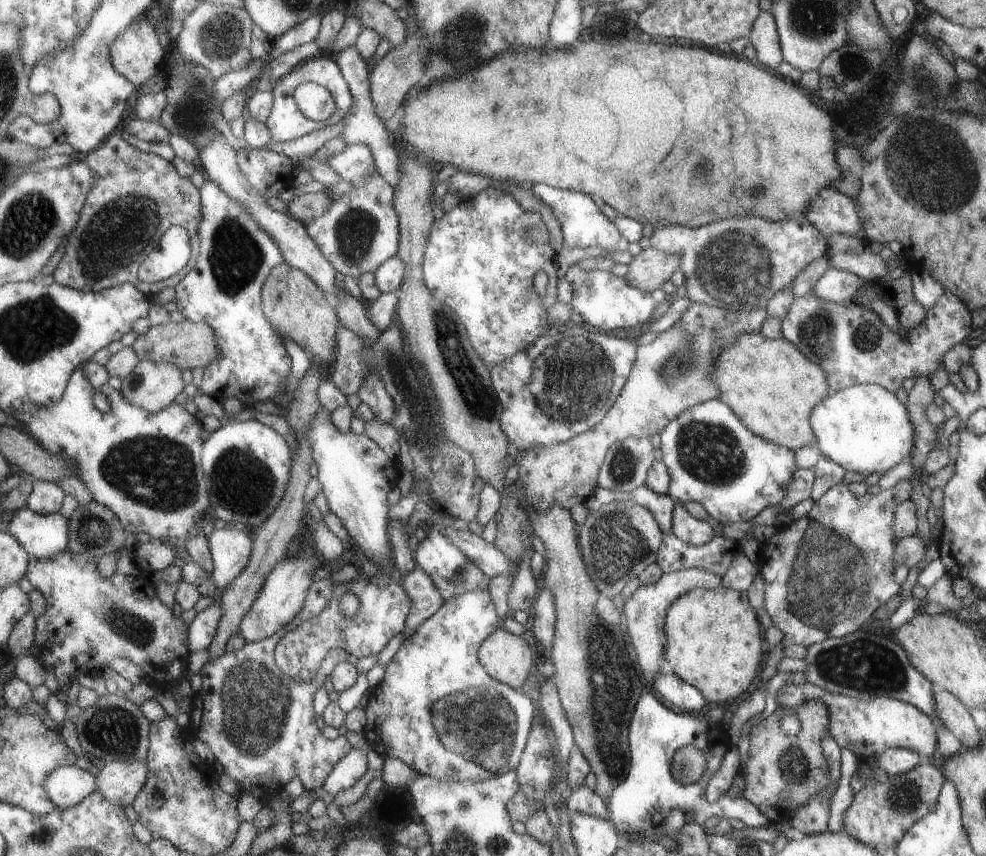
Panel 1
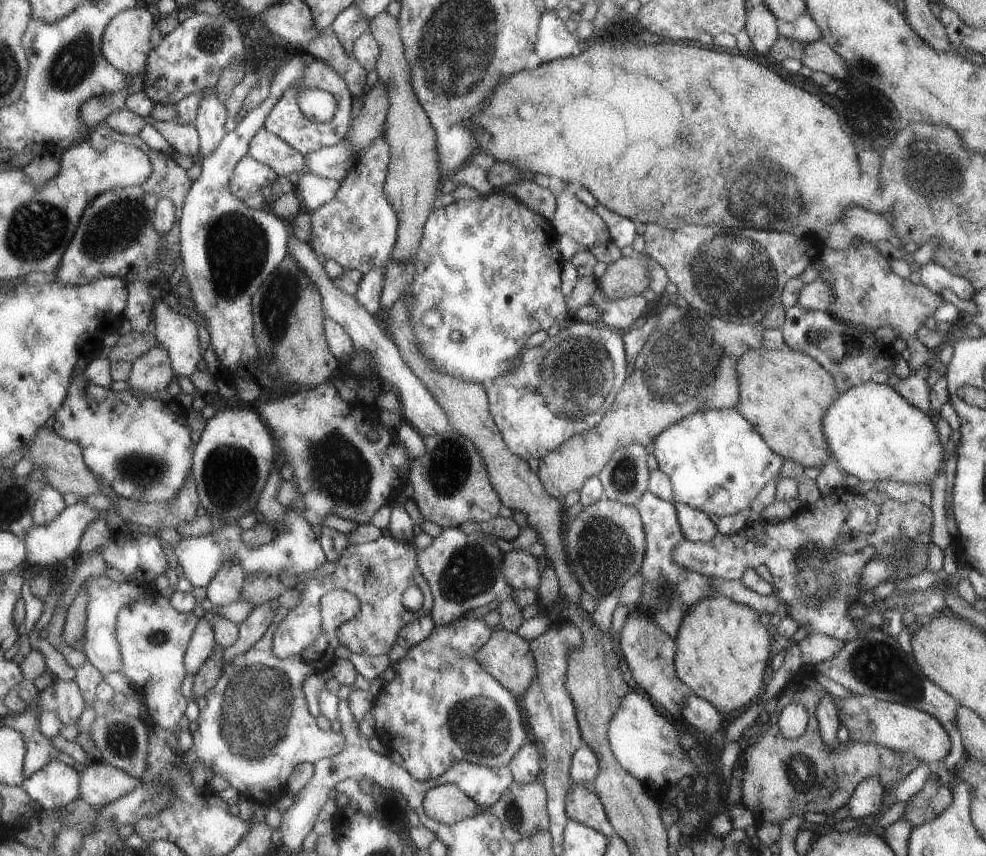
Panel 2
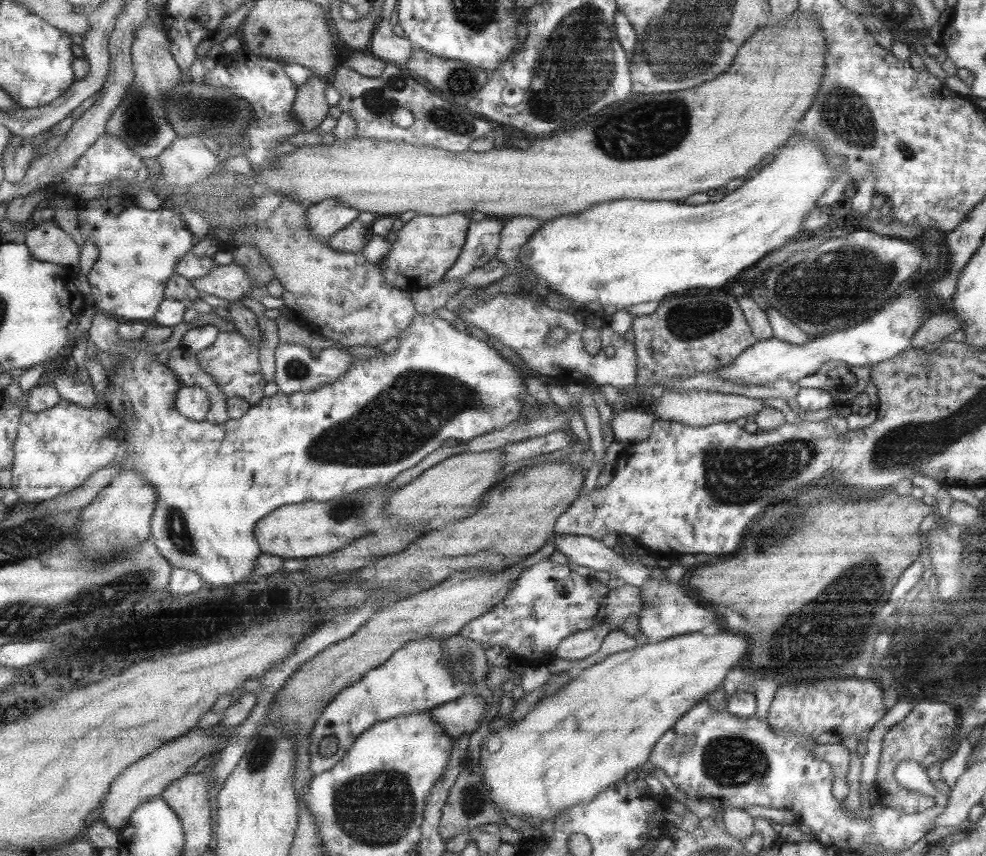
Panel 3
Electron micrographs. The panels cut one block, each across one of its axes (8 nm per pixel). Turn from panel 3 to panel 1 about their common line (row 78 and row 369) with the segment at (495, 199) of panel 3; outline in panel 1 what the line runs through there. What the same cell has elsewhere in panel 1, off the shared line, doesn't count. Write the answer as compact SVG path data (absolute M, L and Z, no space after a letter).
M759 332L738 334L735 342L715 358L711 380L719 390L719 400L725 402L755 436L793 452L813 445L814 436L807 418L811 408L827 396L825 375L788 340L765 338Z

